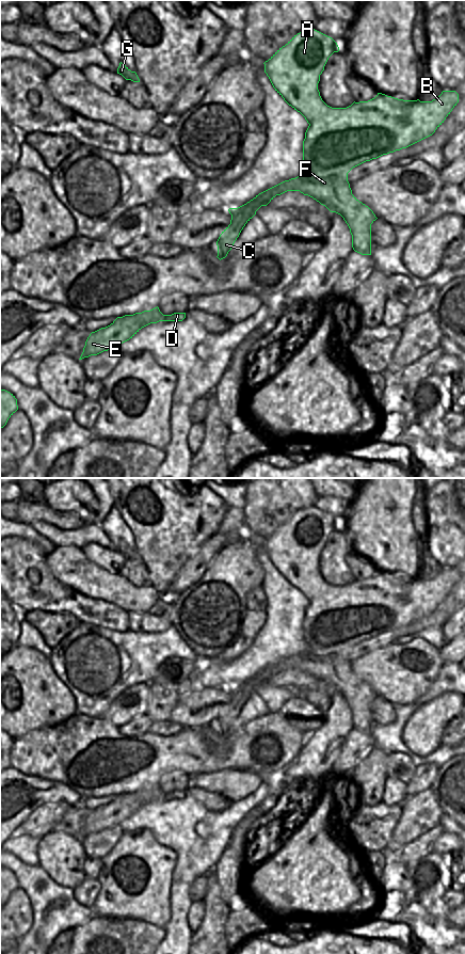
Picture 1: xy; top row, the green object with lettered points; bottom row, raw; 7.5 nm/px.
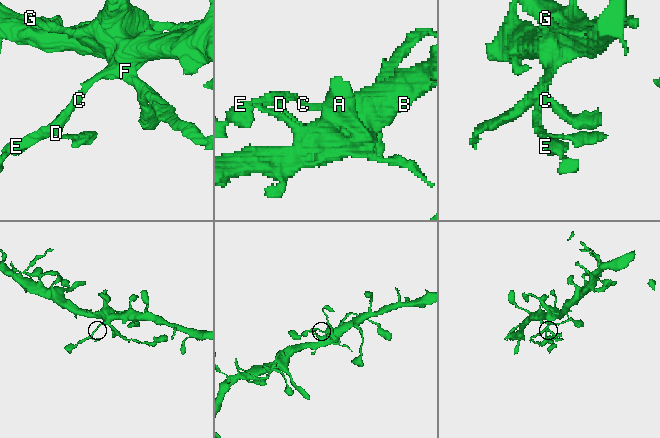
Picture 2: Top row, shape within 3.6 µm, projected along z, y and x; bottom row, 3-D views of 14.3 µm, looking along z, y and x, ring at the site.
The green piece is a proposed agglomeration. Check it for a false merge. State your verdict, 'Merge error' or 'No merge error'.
No merge error

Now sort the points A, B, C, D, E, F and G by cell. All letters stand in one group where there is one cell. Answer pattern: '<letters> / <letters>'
A B C D E F G

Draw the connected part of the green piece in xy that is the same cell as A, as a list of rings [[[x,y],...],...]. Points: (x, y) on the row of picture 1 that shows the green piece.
[[[308,29],[294,35],[263,63],[264,73],[275,91],[309,124],[303,141],[305,173],[259,193],[238,208],[228,209],[231,214],[230,224],[217,241],[217,257],[220,260],[227,256],[256,211],[261,206],[267,206],[276,195],[287,191],[300,191],[325,206],[331,212],[340,214],[350,228],[353,250],[362,255],[371,255],[371,224],[378,218],[352,194],[348,173],[366,161],[406,148],[432,136],[459,102],[459,94],[455,91],[443,91],[432,101],[403,100],[378,93],[368,101],[354,101],[347,108],[332,108],[322,100],[318,83],[328,58],[338,51],[339,47],[332,37]]]

